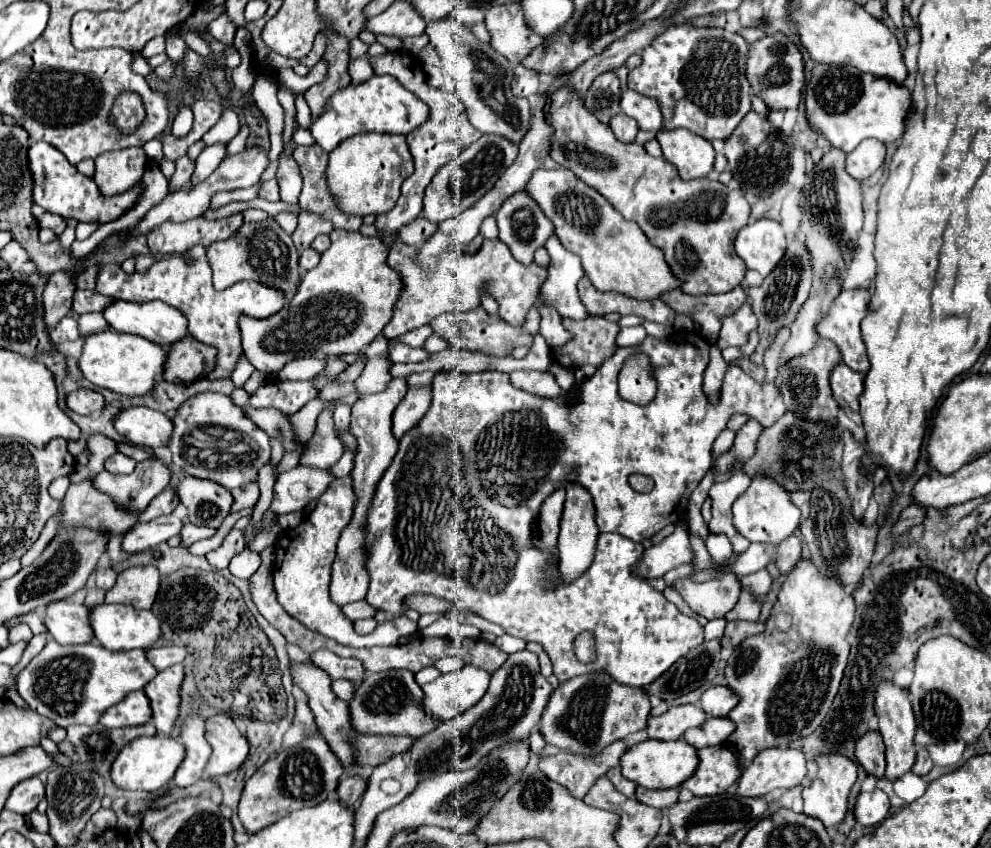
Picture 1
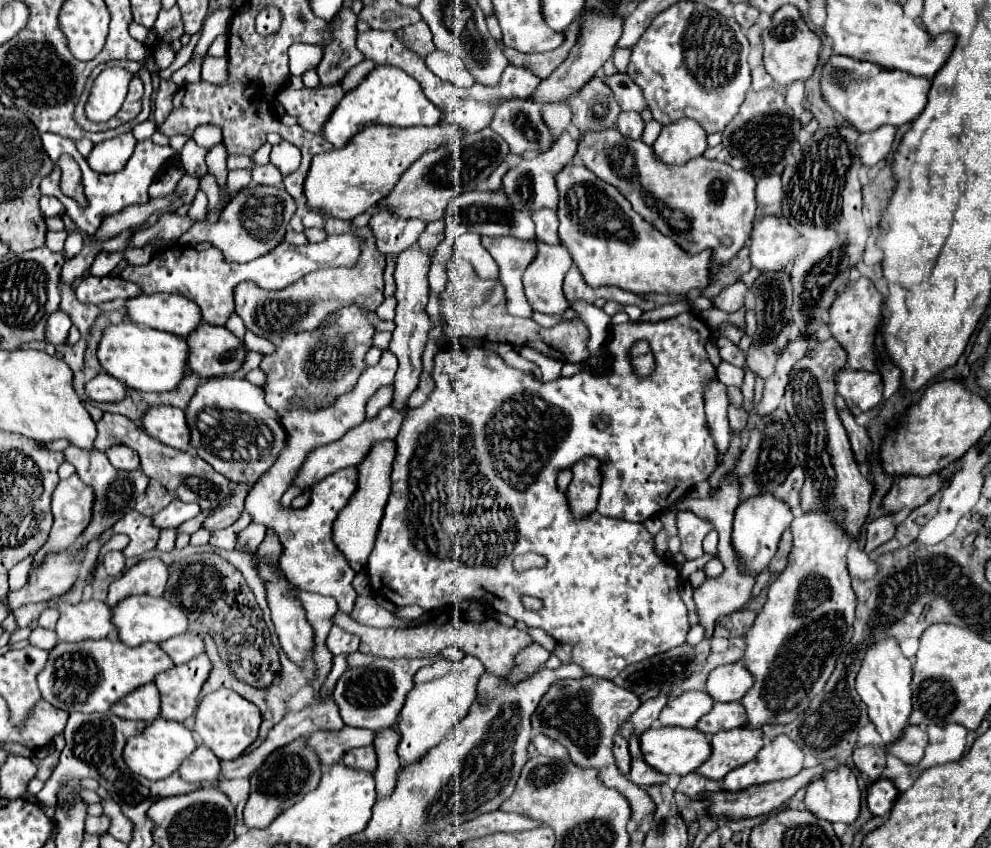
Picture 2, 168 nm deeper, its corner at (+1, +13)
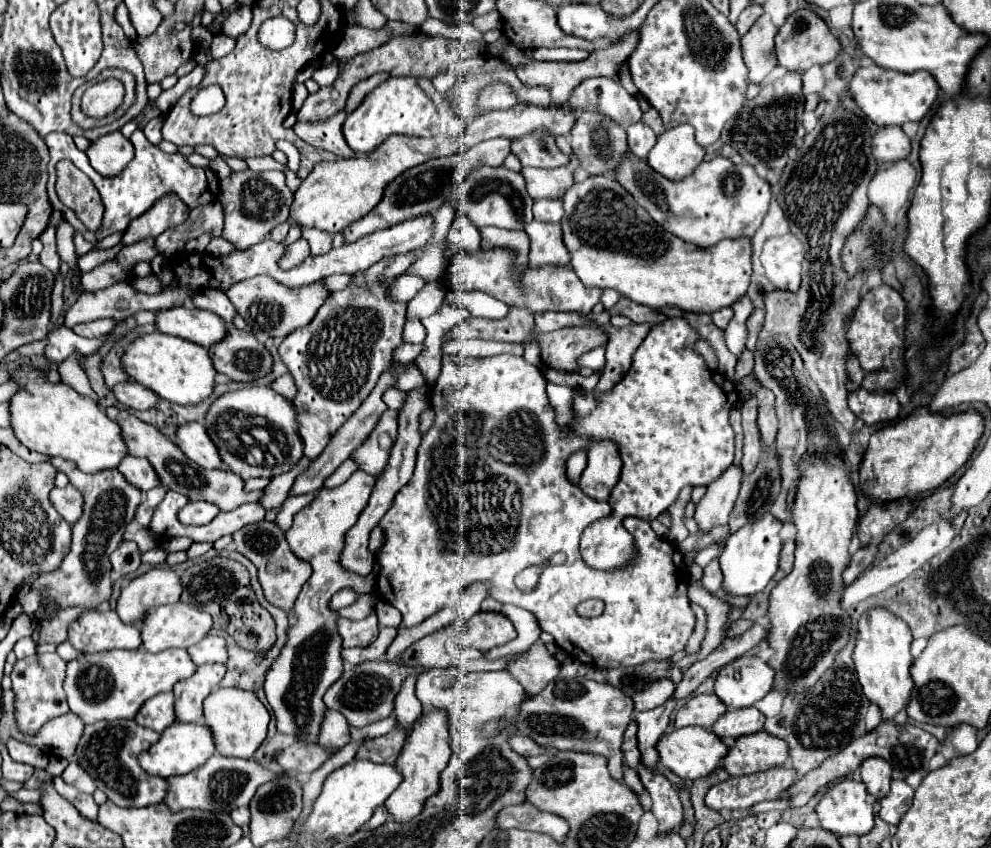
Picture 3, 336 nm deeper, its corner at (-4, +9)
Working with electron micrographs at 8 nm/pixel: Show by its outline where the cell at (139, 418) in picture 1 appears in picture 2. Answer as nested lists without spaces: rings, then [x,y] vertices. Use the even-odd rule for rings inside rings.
[[[153,405],[143,415],[143,429],[149,437],[175,447],[175,449],[189,449],[189,431],[185,423],[185,415],[181,409],[167,407],[167,405]]]

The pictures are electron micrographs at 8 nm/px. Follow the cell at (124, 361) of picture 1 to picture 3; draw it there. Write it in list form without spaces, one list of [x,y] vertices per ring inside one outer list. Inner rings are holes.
[[[152,333],[136,339],[122,357],[126,373],[140,385],[146,385],[152,389],[158,397],[178,403],[178,405],[198,405],[198,401],[204,401],[214,391],[214,377],[216,369],[212,365],[212,359],[208,355],[206,347],[200,347],[196,343],[188,343],[186,339]]]

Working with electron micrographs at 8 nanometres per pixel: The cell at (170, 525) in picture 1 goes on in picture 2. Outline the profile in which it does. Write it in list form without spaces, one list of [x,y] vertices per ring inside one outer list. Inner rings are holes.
[[[175,499],[165,509],[155,513],[151,517],[151,521],[159,529],[165,529],[165,527],[175,527],[177,529],[181,523],[185,523],[191,517],[195,517],[199,511],[201,511],[199,505],[195,505],[195,503],[183,503],[179,499]]]

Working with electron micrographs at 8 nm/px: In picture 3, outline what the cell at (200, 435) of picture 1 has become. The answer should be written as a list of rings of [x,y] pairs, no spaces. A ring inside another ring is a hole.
[[[246,387],[222,395],[212,403],[204,427],[220,451],[228,469],[244,481],[252,477],[274,477],[276,471],[290,471],[300,459],[304,443],[296,425],[296,409],[292,401],[280,397],[270,387]]]

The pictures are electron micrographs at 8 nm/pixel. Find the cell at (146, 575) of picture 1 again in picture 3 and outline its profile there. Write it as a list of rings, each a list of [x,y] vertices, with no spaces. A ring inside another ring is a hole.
[[[154,567],[148,573],[132,579],[120,593],[116,613],[128,623],[144,621],[144,613],[156,605],[178,603],[182,593],[180,577],[168,567]]]

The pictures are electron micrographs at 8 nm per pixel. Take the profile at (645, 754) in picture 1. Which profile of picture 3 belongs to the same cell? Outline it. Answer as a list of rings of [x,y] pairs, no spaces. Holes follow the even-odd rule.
[[[682,727],[682,729],[674,729],[672,733],[666,733],[660,743],[658,743],[658,753],[662,757],[662,763],[674,771],[680,779],[702,779],[708,777],[716,767],[720,767],[722,759],[728,753],[728,745],[724,745],[724,741],[704,729],[704,727]]]

